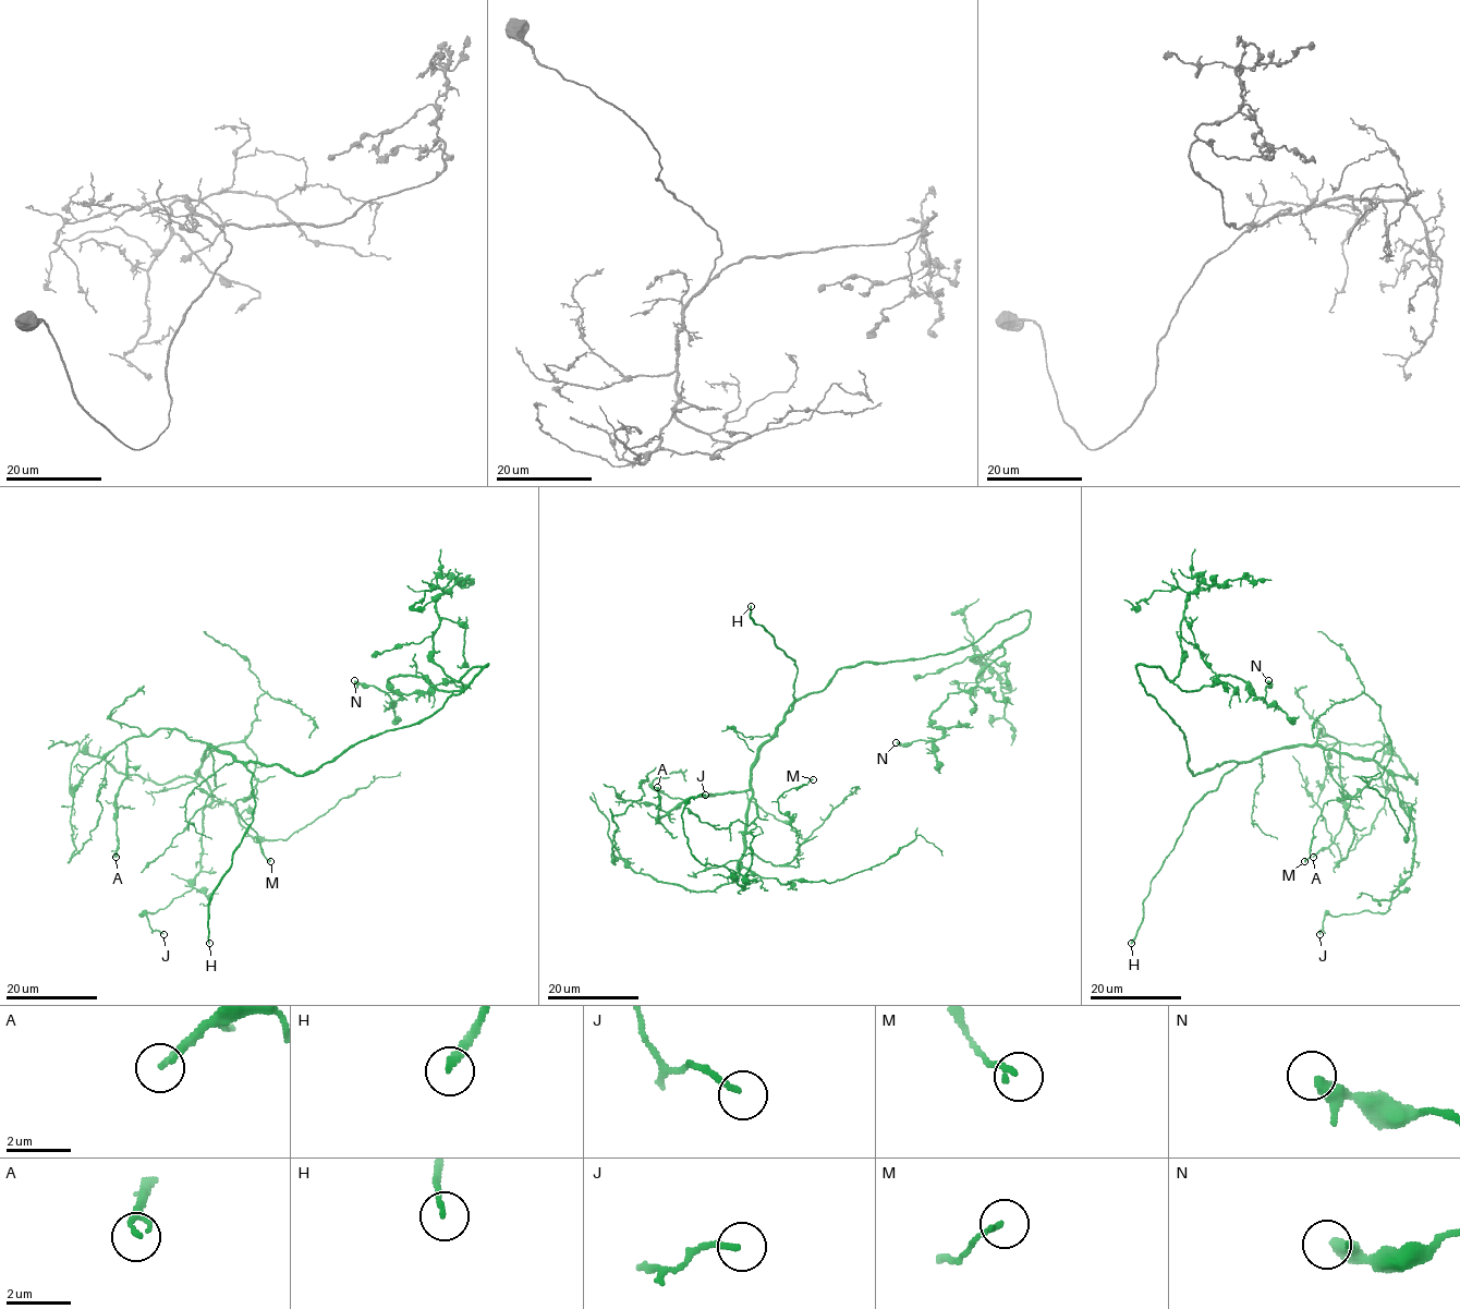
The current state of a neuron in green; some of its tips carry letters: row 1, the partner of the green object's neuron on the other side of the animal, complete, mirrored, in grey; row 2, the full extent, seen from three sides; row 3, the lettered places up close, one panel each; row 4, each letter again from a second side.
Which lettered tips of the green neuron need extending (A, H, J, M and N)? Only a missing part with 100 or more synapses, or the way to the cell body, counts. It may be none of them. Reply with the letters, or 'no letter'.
H

